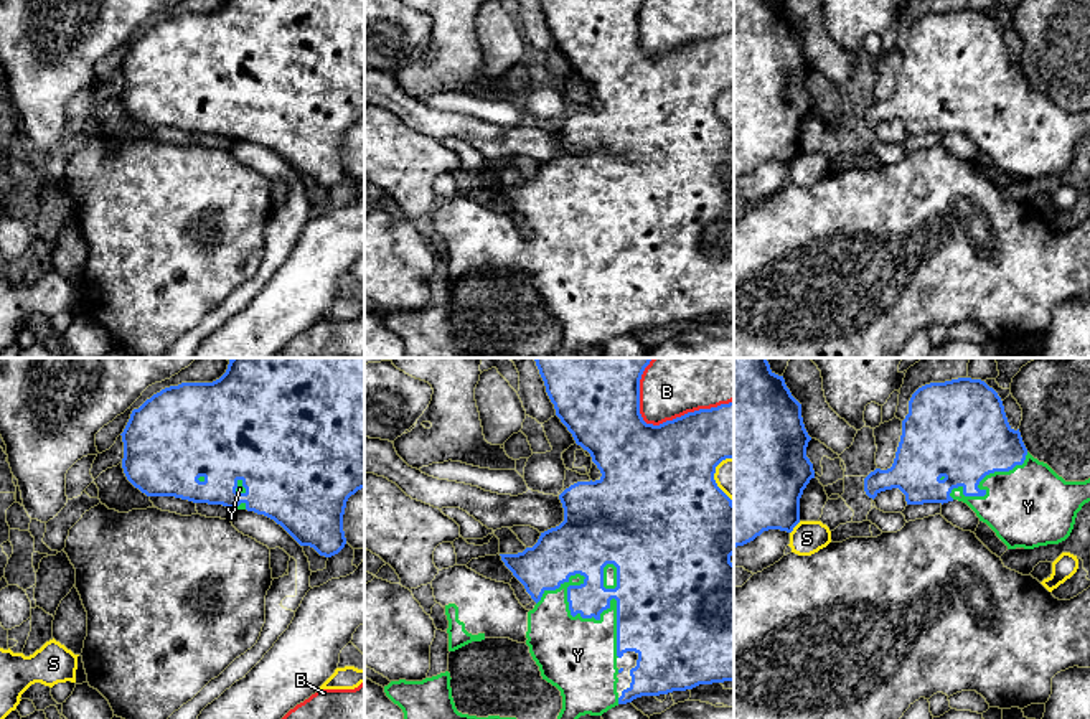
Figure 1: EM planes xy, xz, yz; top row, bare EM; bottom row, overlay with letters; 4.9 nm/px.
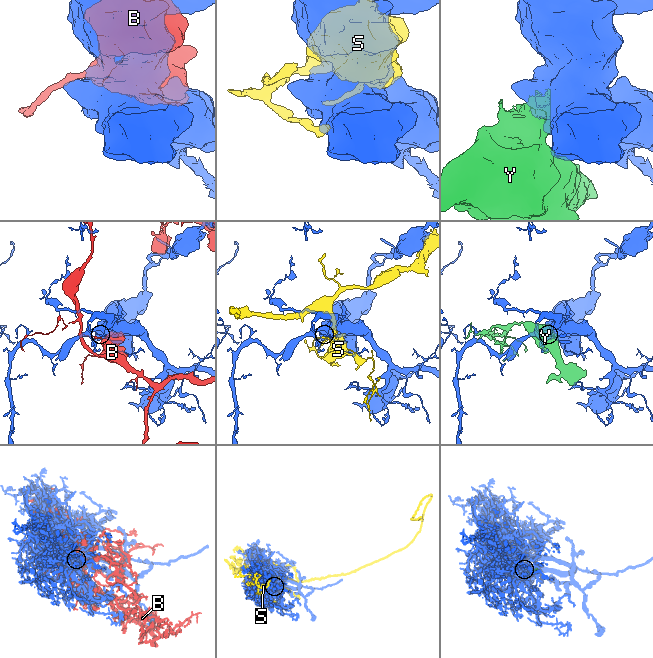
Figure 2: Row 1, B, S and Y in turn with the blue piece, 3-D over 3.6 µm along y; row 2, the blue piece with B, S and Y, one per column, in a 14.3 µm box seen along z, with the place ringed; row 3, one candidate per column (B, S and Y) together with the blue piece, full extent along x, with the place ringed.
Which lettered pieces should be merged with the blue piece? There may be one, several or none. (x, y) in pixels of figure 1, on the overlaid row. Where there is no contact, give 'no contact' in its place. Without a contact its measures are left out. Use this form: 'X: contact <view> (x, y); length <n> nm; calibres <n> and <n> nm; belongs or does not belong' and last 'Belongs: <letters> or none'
B: contact xz (668, 421); length 480 nm; calibres 460 and 360 nm; does not belong
S: contact xz (714, 482); length 240 nm; calibres 500 and 180 nm; does not belong
Y: contact xz (596, 619); length 500 nm; calibres 300 and 380 nm; belongs
Belongs: Y

